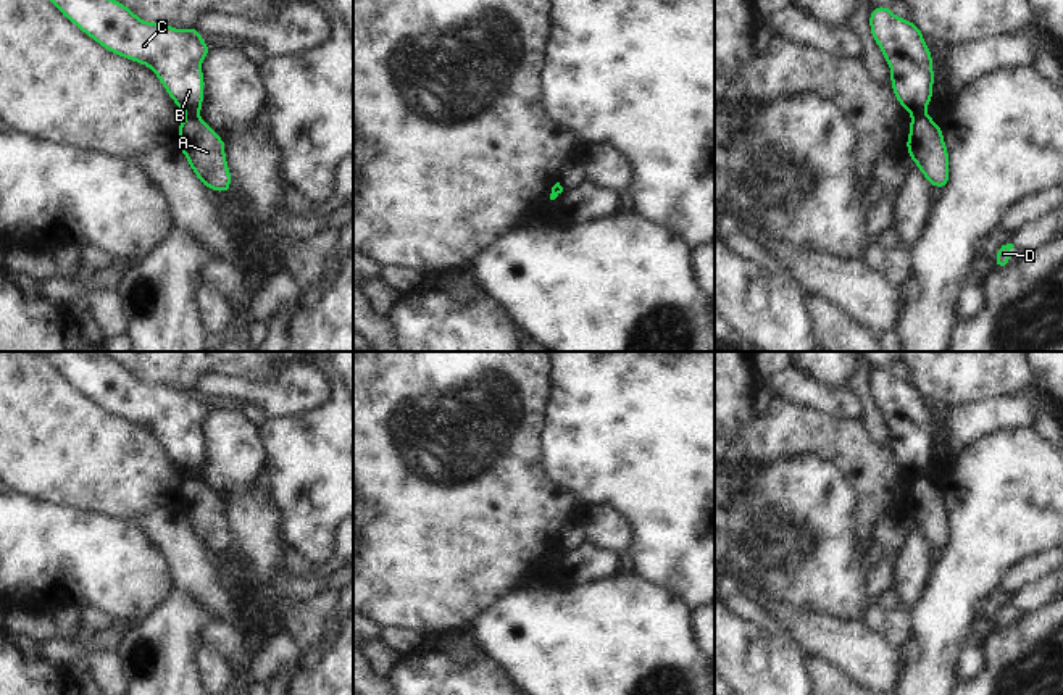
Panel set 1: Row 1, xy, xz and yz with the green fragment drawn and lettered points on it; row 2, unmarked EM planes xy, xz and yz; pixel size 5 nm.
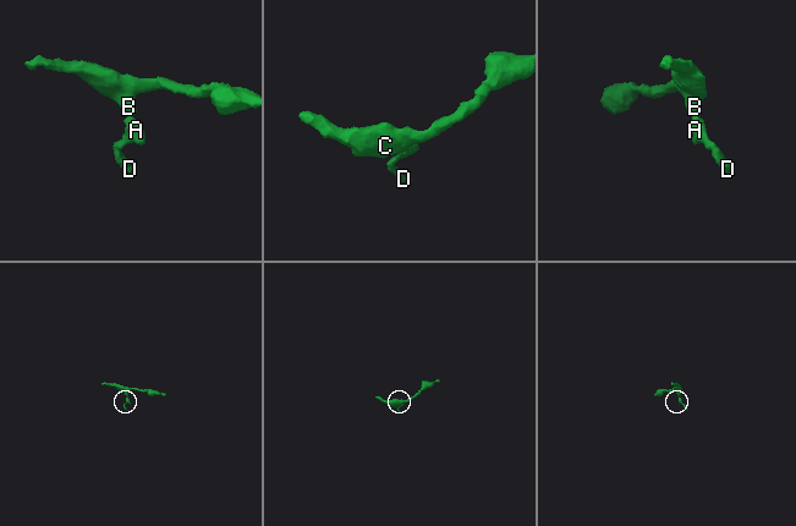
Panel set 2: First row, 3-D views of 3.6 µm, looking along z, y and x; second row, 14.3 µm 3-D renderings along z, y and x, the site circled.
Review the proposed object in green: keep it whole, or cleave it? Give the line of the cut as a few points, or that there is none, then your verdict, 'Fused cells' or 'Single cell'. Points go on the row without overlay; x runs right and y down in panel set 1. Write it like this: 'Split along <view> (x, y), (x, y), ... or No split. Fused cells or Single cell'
Split along yz (925, 471), (913, 478). Fused cells

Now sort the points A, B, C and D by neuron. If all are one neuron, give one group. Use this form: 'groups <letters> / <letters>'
groups A D / B C

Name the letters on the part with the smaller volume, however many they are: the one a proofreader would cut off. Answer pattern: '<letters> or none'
A, D

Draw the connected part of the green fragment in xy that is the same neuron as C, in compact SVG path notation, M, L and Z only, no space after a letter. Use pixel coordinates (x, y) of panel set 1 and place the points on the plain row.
M45 352L42 356L103 410L148 427L173 463L187 476L198 477L205 450L202 422L211 410L195 389L147 384L95 352Z

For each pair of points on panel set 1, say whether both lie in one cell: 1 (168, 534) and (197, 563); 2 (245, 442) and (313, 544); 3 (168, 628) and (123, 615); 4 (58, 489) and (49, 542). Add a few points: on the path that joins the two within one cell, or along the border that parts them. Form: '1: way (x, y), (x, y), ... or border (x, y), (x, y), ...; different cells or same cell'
1: way (175, 541), (191, 557); same cell
2: border (257, 432), (266, 453), (265, 470); different cells
3: border (168, 595), (147, 615), (123, 628); different cells
4: border (20, 492), (55, 505), (70, 505), (92, 513); different cells

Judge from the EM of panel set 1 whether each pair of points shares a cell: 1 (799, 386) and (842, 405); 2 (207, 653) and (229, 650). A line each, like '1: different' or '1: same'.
1: same
2: different

